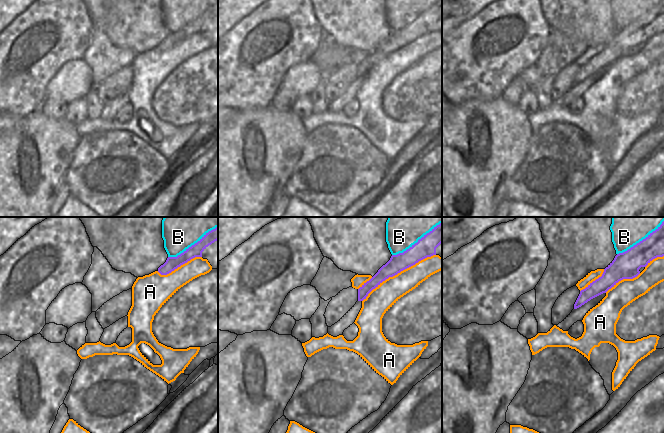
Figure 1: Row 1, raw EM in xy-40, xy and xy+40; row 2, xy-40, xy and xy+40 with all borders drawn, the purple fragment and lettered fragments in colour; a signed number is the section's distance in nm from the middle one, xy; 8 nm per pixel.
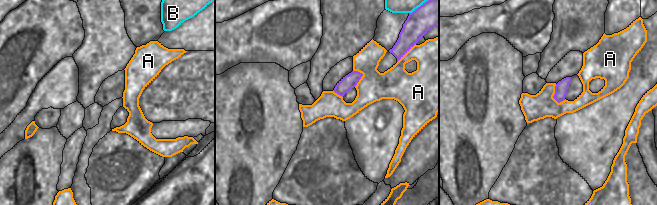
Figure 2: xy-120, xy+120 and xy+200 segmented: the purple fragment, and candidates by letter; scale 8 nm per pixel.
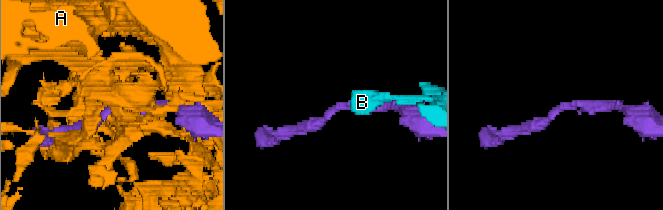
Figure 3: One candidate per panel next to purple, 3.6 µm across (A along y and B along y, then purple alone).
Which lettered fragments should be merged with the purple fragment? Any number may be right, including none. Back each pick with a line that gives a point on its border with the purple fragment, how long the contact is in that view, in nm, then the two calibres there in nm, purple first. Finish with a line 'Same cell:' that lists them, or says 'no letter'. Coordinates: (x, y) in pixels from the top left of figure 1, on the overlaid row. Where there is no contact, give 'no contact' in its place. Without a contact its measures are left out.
Same cell: no letter

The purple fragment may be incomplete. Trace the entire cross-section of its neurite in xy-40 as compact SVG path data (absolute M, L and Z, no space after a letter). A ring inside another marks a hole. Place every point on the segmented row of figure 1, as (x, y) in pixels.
M218 227L206 233L197 243L186 249L177 257L168 257L166 262L158 268L161 275L167 275L195 257L202 257L202 252L218 240Z

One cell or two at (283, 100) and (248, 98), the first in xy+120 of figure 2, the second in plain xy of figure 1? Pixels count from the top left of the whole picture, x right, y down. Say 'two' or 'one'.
two

